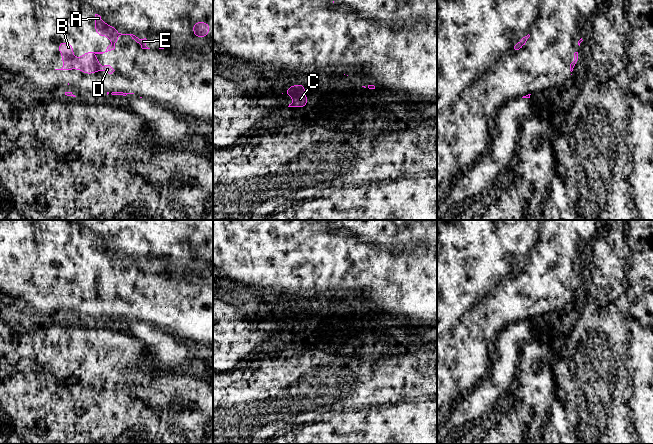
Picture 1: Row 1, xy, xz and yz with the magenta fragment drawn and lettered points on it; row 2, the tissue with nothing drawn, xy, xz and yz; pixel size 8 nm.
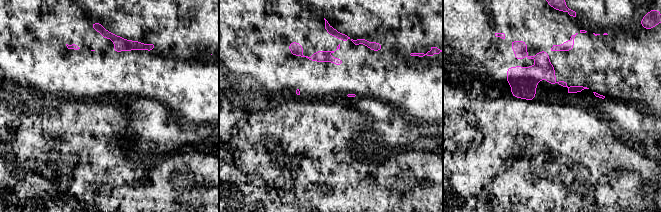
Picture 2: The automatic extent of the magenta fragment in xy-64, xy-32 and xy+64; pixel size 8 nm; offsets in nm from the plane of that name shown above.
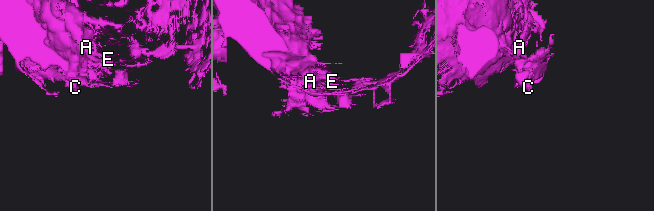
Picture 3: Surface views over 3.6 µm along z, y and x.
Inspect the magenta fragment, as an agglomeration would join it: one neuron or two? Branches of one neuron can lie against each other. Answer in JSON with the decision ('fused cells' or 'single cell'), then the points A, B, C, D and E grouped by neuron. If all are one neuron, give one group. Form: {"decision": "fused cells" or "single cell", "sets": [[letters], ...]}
{"decision": "single cell", "sets": [["A", "B", "C", "D", "E"]]}

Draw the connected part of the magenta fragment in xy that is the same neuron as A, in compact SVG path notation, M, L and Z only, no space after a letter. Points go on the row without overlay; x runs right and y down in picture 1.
M95 238L95 255L97 259L99 260L108 260L110 264L113 266L107 271L105 276L111 275L115 273L115 269L118 266L117 261L121 259L130 259L132 263L134 263L142 273L150 273L146 270L146 262L144 263L139 263L133 258L121 258L119 257L114 250L109 250L105 246L101 245L101 240L98 238Z

